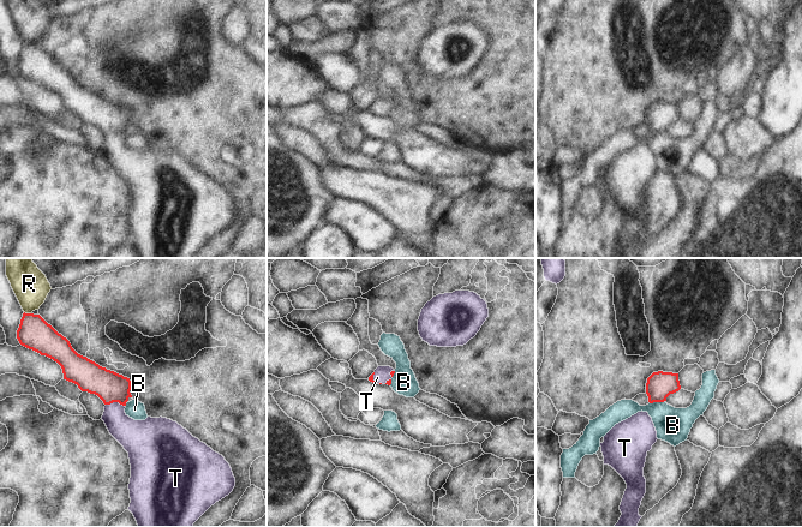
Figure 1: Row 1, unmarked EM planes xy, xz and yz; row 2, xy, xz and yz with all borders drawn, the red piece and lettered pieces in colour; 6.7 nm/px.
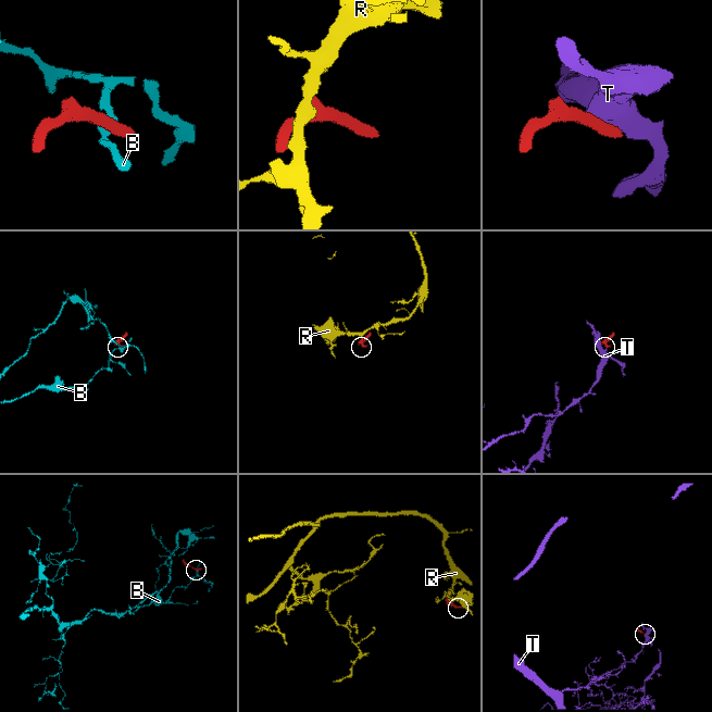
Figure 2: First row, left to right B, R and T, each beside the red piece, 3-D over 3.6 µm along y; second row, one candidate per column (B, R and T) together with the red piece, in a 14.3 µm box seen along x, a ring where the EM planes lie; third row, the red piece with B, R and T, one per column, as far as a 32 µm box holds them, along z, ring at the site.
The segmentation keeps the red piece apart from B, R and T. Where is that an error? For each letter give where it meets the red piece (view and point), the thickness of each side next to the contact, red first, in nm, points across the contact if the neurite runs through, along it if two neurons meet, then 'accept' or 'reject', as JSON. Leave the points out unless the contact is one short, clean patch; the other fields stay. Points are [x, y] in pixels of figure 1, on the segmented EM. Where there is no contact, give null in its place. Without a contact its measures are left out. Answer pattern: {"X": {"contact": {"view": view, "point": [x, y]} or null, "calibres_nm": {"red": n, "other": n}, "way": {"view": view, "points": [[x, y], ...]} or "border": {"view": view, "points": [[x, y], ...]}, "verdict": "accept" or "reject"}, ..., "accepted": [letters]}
{"B": {"contact": {"view": "yz", "point": [657, 401]}, "calibres_nm": {"red": 180, "other": 240}, "border": {"view": "yz", "points": [[664, 400], [650, 403]]}, "verdict": "reject"}, "R": {"contact": {"view": "xy", "point": [28, 313]}, "calibres_nm": {"red": 220, "other": 240}, "border": {"view": "xy", "points": [[24, 311], [30, 313]]}, "verdict": "reject"}, "T": {"contact": {"view": "xy", "point": [115, 401]}, "calibres_nm": {"red": 200, "other": 200}, "way": {"view": "xy", "points": [[111, 387], [114, 390], [115, 401], [115, 418], [131, 433]]}, "verdict": "accept"}, "accepted": ["T"]}

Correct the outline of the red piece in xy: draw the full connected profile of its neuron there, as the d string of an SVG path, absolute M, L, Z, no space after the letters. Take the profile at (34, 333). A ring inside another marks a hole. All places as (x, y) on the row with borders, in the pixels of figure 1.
M23 313L17 339L22 346L56 361L62 369L64 379L77 384L82 391L97 395L106 405L102 420L109 433L128 453L128 510L138 527L192 527L211 505L233 491L235 478L222 455L193 437L176 421L162 417L148 417L145 420L130 418L125 413L126 402L132 397L130 378L78 354L70 341L40 315Z

